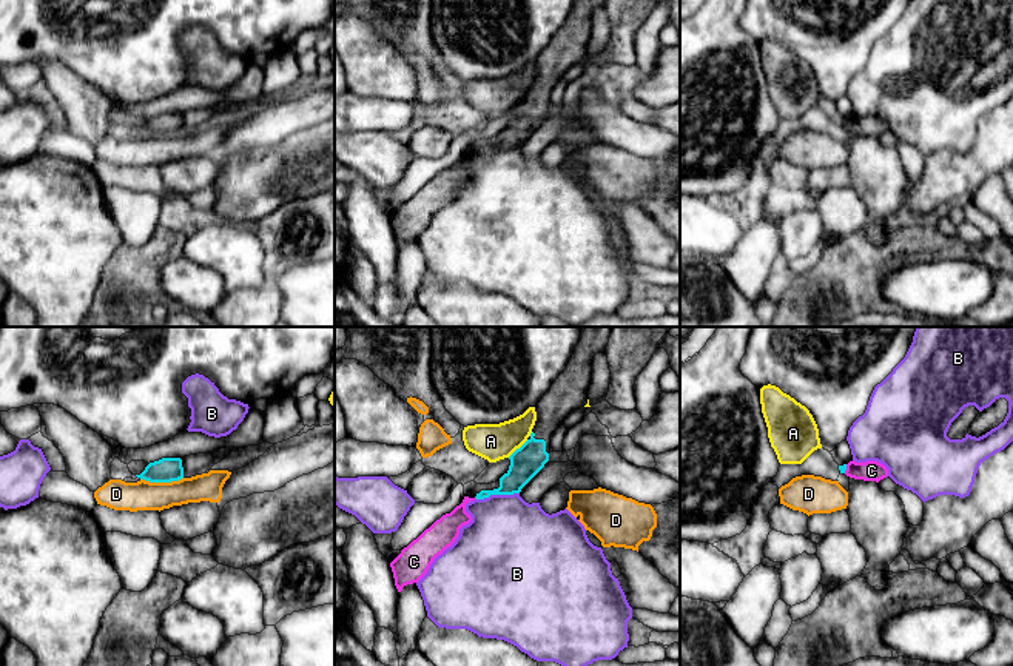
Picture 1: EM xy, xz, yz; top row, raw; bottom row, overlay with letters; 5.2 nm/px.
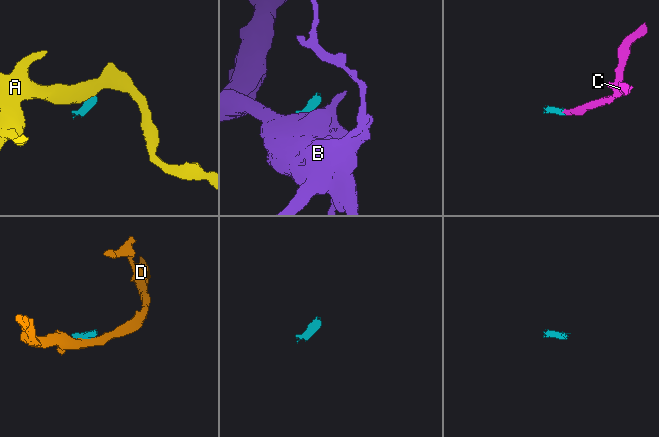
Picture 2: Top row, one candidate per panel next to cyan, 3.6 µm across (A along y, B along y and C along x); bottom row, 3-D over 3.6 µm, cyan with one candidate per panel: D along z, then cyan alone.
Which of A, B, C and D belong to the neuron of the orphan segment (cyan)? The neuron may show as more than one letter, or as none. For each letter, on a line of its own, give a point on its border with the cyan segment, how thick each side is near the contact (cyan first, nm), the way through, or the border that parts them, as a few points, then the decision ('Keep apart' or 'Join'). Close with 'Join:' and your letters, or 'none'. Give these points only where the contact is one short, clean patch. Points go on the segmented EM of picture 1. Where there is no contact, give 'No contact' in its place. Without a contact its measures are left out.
A: Touches cyan at xz (517, 449). Thickness 160 nm (cyan) against 190 nm. Boundary: xz (528, 440), (508, 457). Keep apart
B: Touches cyan at xz (497, 494). Thickness 160 nm (cyan) against 440 nm. Boundary: xz (518, 492), (491, 494), (477, 500). Keep apart
C: Touches cyan at yz (845, 469). Thickness 40 nm (cyan) against 110 nm. Path across: yz (842, 469), (845, 469), (871, 470). Join
D: Touches cyan at xy (161, 481). Thickness 130 nm (cyan) against 160 nm. Boundary: xy (182, 477), (173, 481), (141, 480). Keep apart
Join: C

